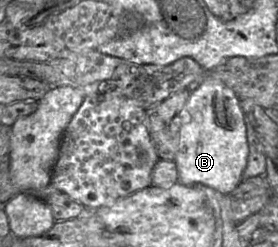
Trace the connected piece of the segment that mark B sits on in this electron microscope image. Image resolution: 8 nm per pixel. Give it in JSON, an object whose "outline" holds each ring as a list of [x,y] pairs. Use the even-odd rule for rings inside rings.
{"outline":[[[206,78],[191,92],[185,105],[175,156],[178,182],[183,185],[203,184],[228,195],[242,180],[248,160],[245,118],[240,99],[220,80]]]}

